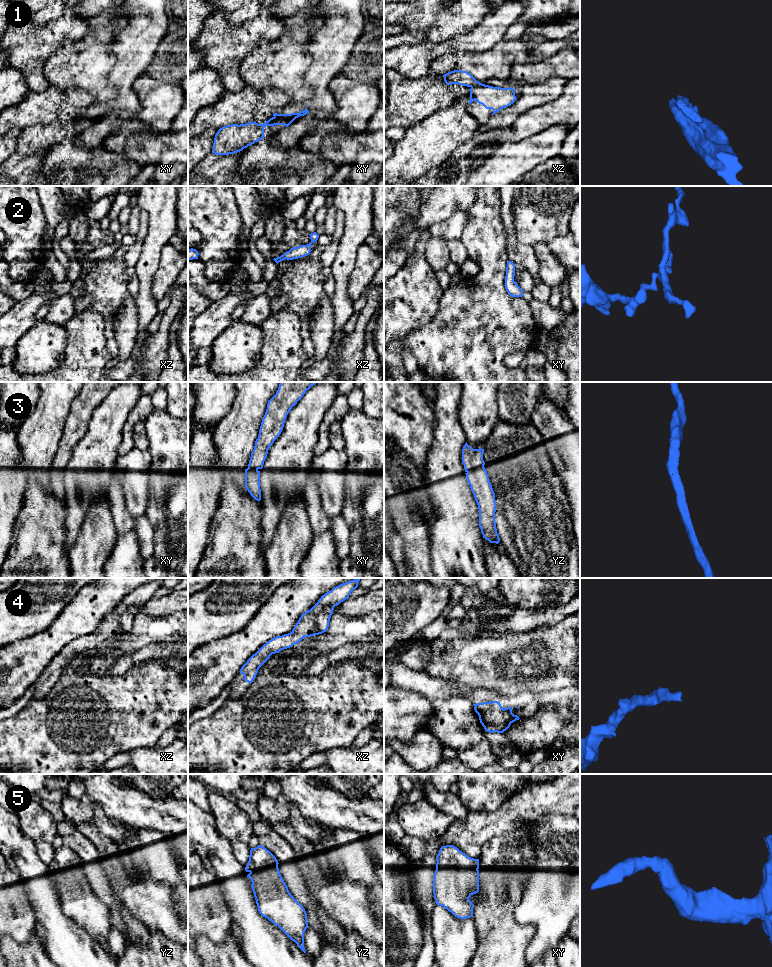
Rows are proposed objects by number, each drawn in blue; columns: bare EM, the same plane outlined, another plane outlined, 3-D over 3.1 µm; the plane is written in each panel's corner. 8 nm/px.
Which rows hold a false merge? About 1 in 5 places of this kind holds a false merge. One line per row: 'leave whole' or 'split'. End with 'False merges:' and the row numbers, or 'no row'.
1: leave whole
2: leave whole
3: leave whole
4: leave whole
5: leave whole
False merges: no row

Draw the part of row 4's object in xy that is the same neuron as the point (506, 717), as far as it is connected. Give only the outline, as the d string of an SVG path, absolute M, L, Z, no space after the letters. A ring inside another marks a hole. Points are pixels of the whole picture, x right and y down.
M483 702L473 704L474 710L479 716L480 723L485 731L503 733L510 725L519 720L517 715L512 713L511 707L502 708L500 702Z

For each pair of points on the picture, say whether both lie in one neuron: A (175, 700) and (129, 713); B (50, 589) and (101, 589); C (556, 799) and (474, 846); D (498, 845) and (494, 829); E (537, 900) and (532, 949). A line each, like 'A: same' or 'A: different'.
A: same
B: different
C: same
D: different
E: same

